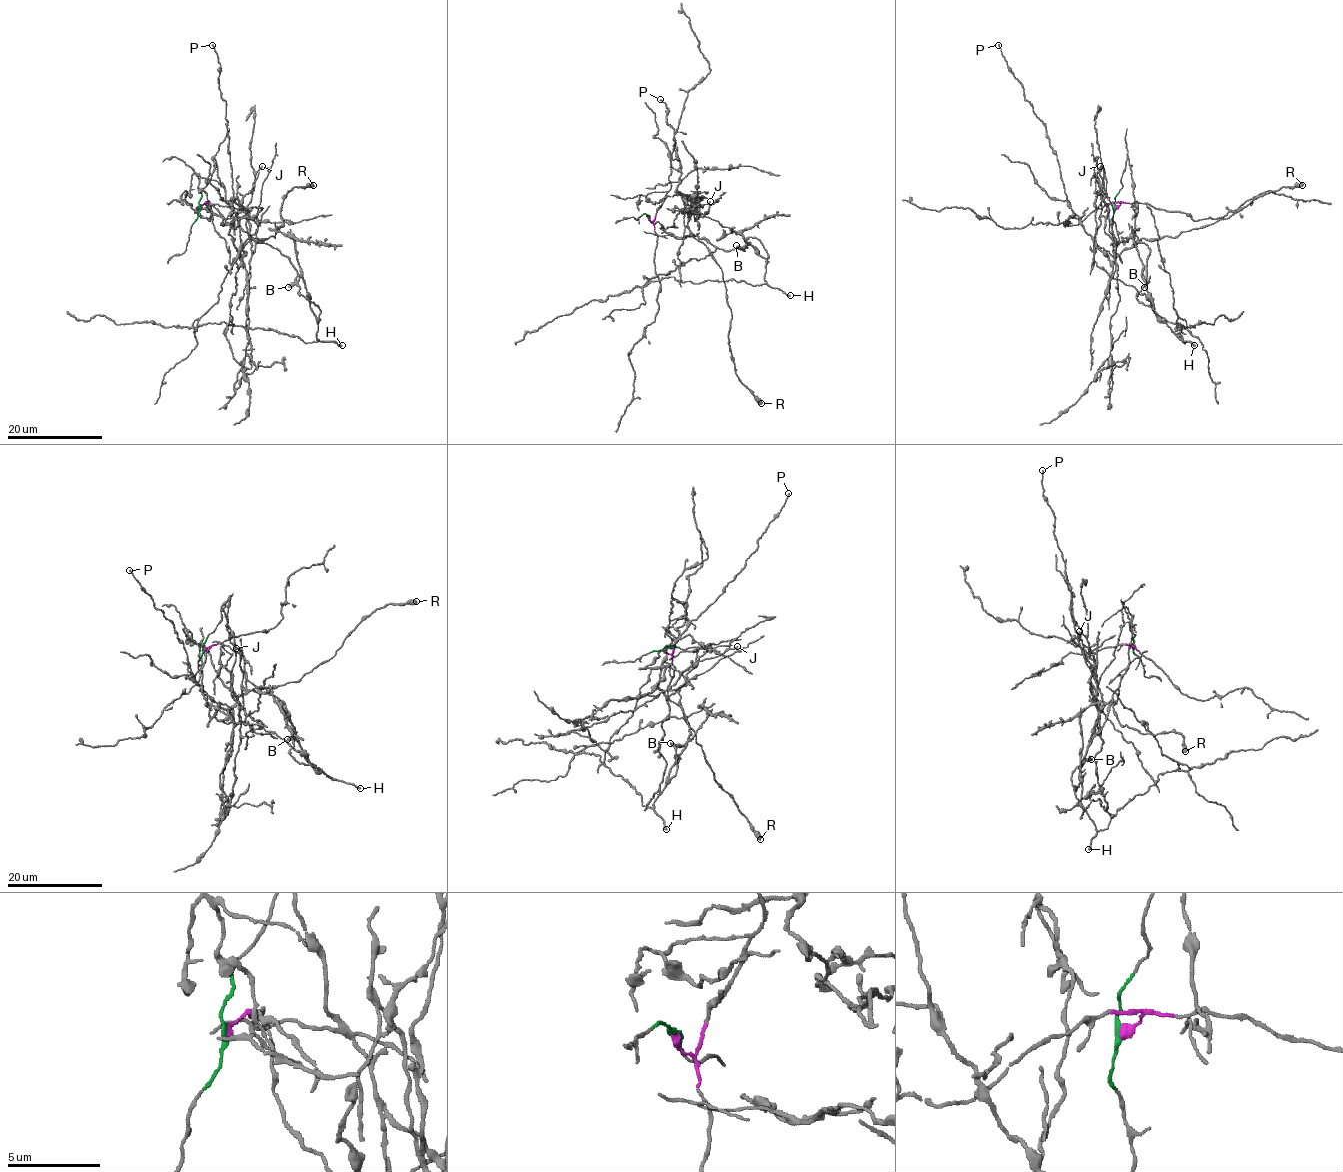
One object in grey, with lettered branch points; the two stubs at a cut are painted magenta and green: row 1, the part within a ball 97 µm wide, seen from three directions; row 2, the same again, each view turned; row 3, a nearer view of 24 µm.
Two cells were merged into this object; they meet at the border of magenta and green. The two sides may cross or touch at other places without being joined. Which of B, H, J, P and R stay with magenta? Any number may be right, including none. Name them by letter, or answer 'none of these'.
none of these

